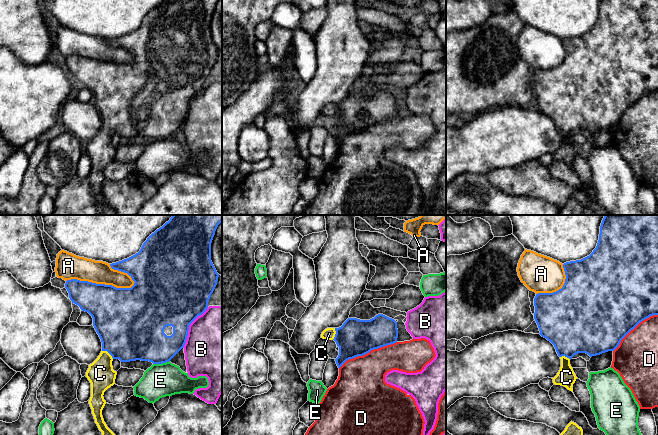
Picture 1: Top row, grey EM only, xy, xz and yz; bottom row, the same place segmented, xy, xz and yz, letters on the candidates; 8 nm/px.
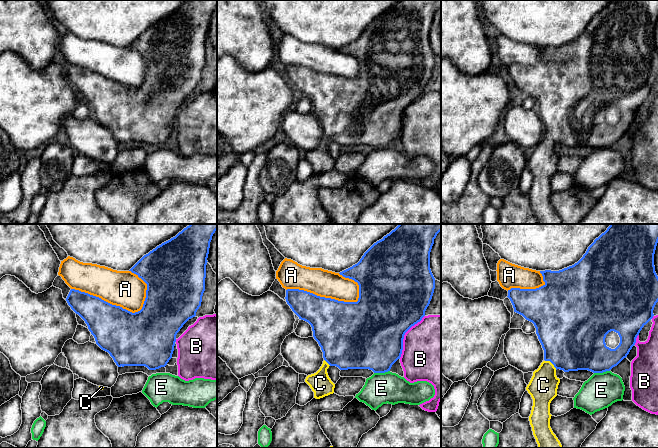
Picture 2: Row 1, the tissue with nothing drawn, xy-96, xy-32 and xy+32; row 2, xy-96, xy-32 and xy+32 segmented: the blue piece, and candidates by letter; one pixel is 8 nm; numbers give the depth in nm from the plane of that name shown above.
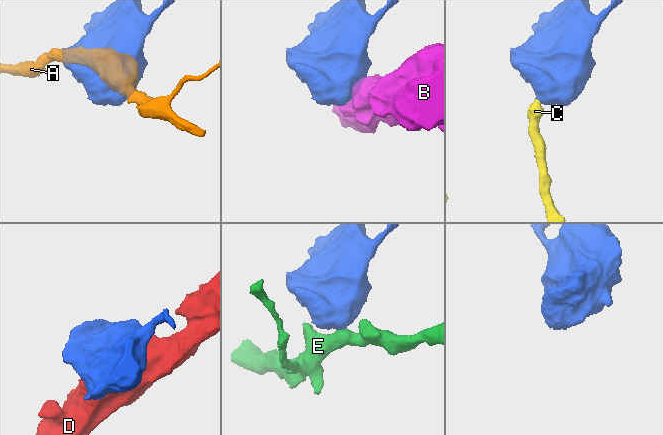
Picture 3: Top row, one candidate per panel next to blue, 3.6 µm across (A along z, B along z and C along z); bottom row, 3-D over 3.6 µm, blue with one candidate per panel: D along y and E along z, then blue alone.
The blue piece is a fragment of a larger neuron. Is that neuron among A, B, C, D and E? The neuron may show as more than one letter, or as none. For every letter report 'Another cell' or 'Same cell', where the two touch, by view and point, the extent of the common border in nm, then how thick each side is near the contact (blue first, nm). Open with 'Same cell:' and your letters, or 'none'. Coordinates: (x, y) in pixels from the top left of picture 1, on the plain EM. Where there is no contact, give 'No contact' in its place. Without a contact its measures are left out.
Same cell: C
A: Another cell. Touches blue at xy (101, 60). Shared border 550 nm. Thickness 380 nm (blue) against 190 nm
B: Another cell. Touches blue at xy (188, 103). Shared border 380 nm. Thickness 440 nm (blue) against 480 nm
C: Same cell. Touches blue at xy (108, 128). Shared border 120 nm. Thickness 500 nm (blue) against 220 nm
D: Another cell. Touches blue at xz (367, 128). Shared border 500 nm. Thickness 300 nm (blue) against 380 nm
E: Another cell. Touches blue at xy (161, 139). Shared border 140 nm. Thickness 340 nm (blue) against 280 nm

